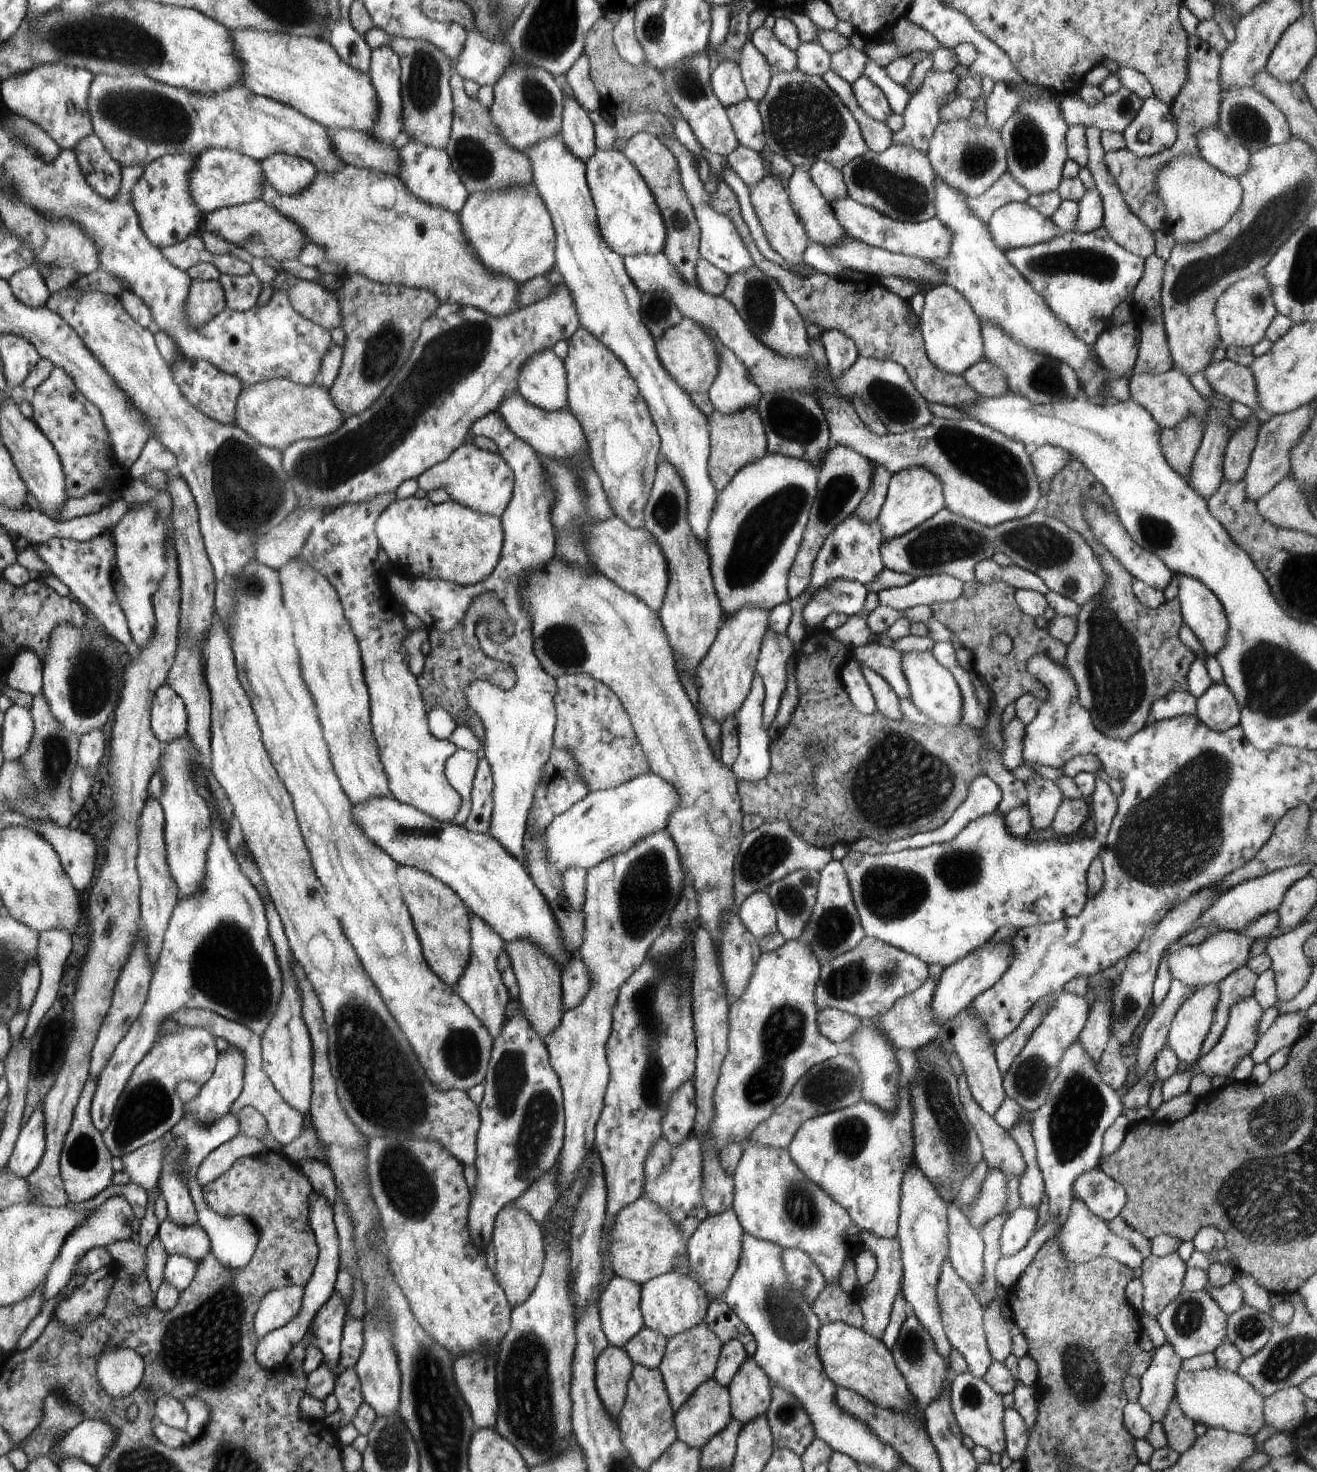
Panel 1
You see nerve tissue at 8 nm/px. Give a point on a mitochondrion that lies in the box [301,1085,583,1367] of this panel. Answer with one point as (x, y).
(407, 1186)

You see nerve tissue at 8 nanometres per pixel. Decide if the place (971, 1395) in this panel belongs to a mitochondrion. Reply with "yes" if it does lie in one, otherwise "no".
yes

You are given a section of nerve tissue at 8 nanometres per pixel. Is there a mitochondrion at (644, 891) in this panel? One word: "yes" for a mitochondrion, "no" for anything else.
yes

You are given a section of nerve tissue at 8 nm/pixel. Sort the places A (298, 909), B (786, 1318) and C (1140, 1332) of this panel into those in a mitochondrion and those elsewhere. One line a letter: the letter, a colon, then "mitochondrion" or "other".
A: other
B: mitochondrion
C: other

